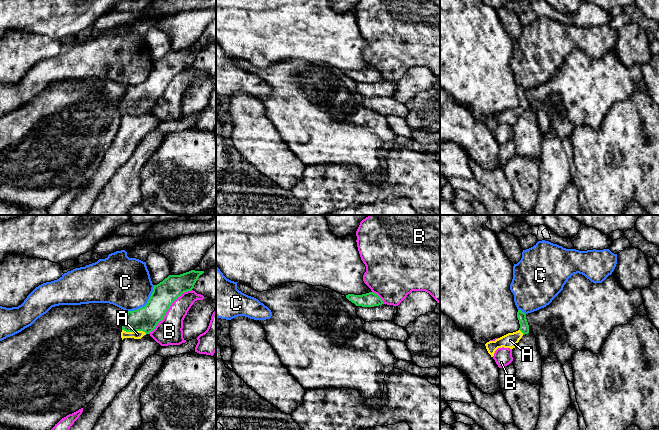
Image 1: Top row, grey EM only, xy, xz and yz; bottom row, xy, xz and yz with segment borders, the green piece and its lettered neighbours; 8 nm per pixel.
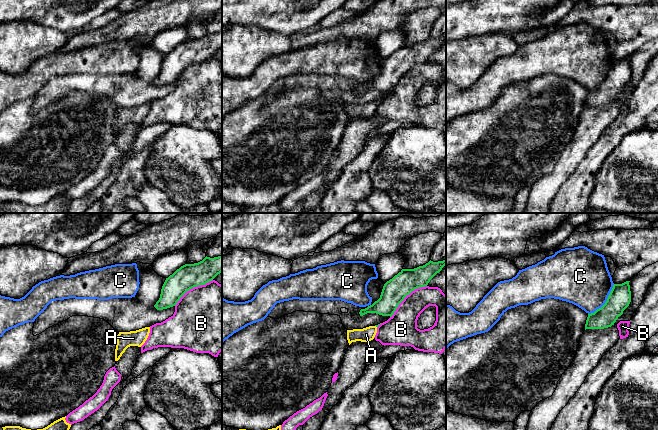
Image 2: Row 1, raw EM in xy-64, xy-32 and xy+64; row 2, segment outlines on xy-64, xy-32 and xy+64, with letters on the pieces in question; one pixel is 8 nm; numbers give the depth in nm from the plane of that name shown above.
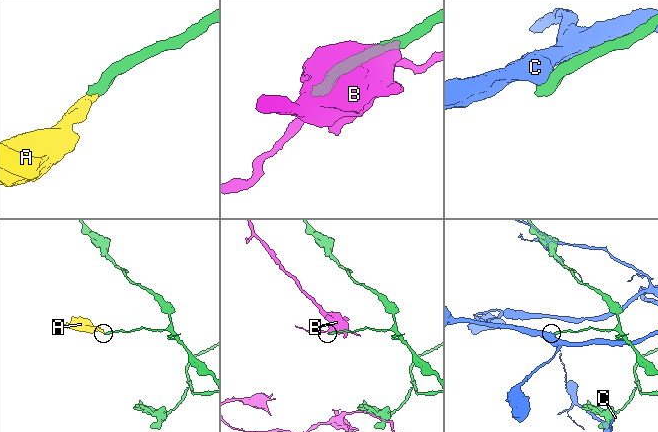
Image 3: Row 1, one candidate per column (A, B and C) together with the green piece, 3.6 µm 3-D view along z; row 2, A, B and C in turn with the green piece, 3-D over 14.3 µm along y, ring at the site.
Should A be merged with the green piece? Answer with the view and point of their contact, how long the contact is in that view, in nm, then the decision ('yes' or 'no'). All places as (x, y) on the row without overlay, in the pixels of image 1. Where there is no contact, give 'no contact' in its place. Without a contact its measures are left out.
contact xy (134, 107); length 200 nm; yes

